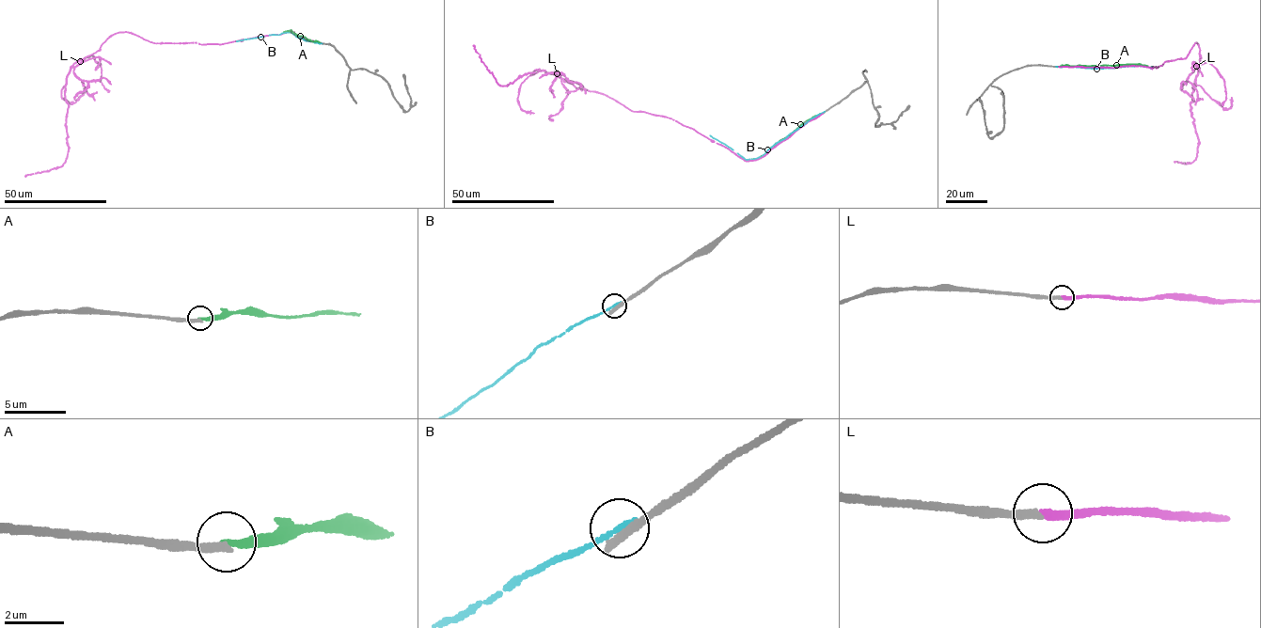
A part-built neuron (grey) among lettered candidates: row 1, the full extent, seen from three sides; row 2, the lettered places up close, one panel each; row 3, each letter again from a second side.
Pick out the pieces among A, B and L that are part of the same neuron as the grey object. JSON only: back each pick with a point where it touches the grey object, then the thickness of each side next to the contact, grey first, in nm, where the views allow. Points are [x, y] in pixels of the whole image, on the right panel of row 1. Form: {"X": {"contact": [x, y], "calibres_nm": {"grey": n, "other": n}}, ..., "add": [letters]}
{"L": {"contact": [1059, 67], "calibres_nm": {"grey": 260, "other": 320}}, "add": ["L"]}

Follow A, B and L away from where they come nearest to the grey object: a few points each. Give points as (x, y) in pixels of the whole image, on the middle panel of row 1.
A: (823, 113), (804, 122), (764, 154), (751, 159)
B: (824, 112), (755, 158), (743, 158), (710, 135)
L: (823, 113), (763, 157), (746, 161), (671, 118), (631, 111), (555, 74), (533, 70), (500, 86), (473, 45)

